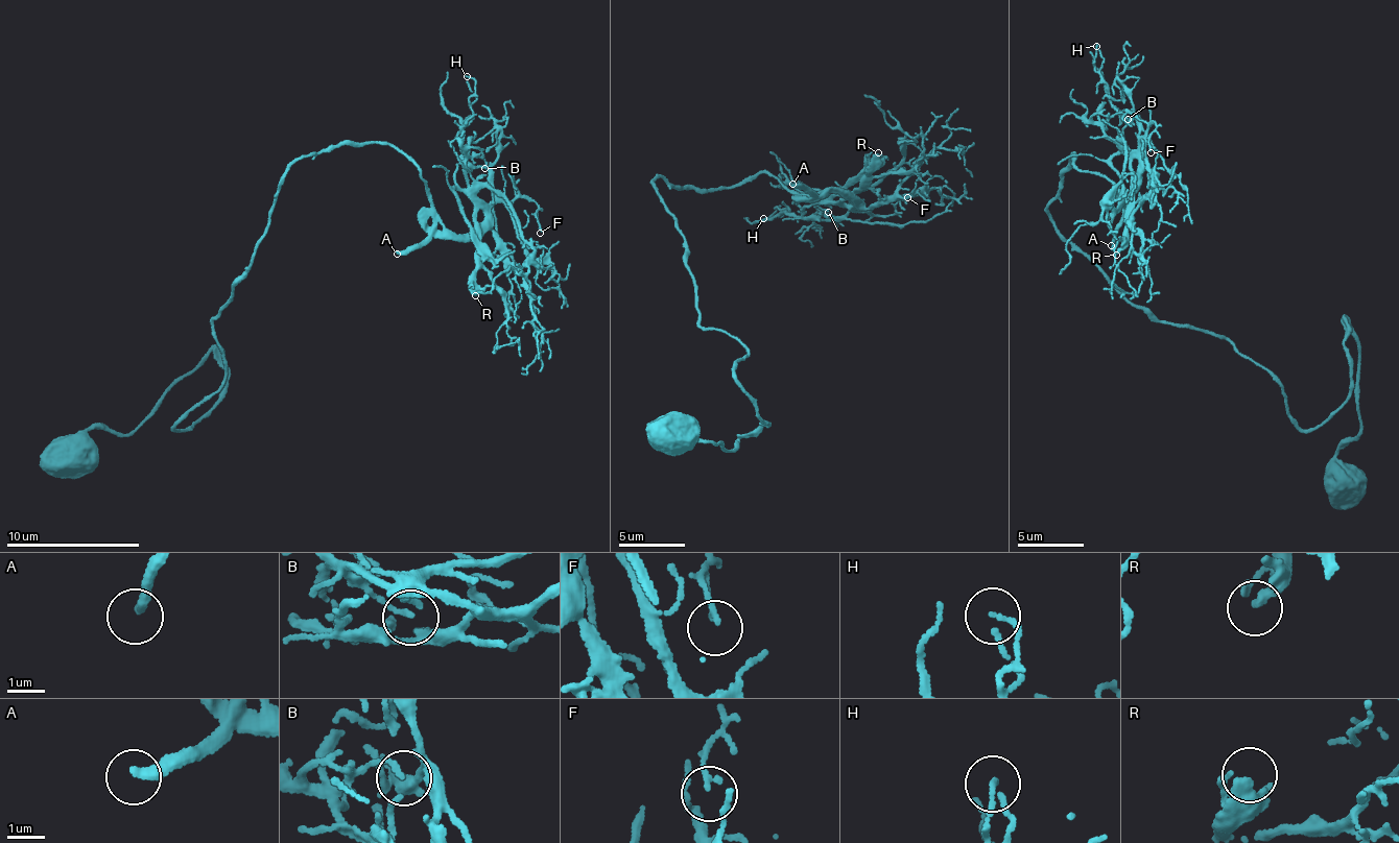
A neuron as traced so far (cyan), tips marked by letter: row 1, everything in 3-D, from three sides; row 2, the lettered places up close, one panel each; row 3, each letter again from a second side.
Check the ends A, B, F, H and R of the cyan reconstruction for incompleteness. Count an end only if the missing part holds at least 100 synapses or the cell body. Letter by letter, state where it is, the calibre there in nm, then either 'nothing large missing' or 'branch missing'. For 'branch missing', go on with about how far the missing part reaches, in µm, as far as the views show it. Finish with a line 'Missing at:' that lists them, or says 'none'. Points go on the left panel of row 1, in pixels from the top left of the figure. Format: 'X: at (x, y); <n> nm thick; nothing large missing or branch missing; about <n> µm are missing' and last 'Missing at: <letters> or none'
A: at (397, 254); 280 nm thick; branch missing; about 40 µm are missing
B: at (484, 168); 110 nm thick; nothing large missing
F: at (540, 233); 140 nm thick; nothing large missing
H: at (467, 76); 80 nm thick; nothing large missing
R: at (475, 295); 400 nm thick; nothing large missing
Missing at: A

